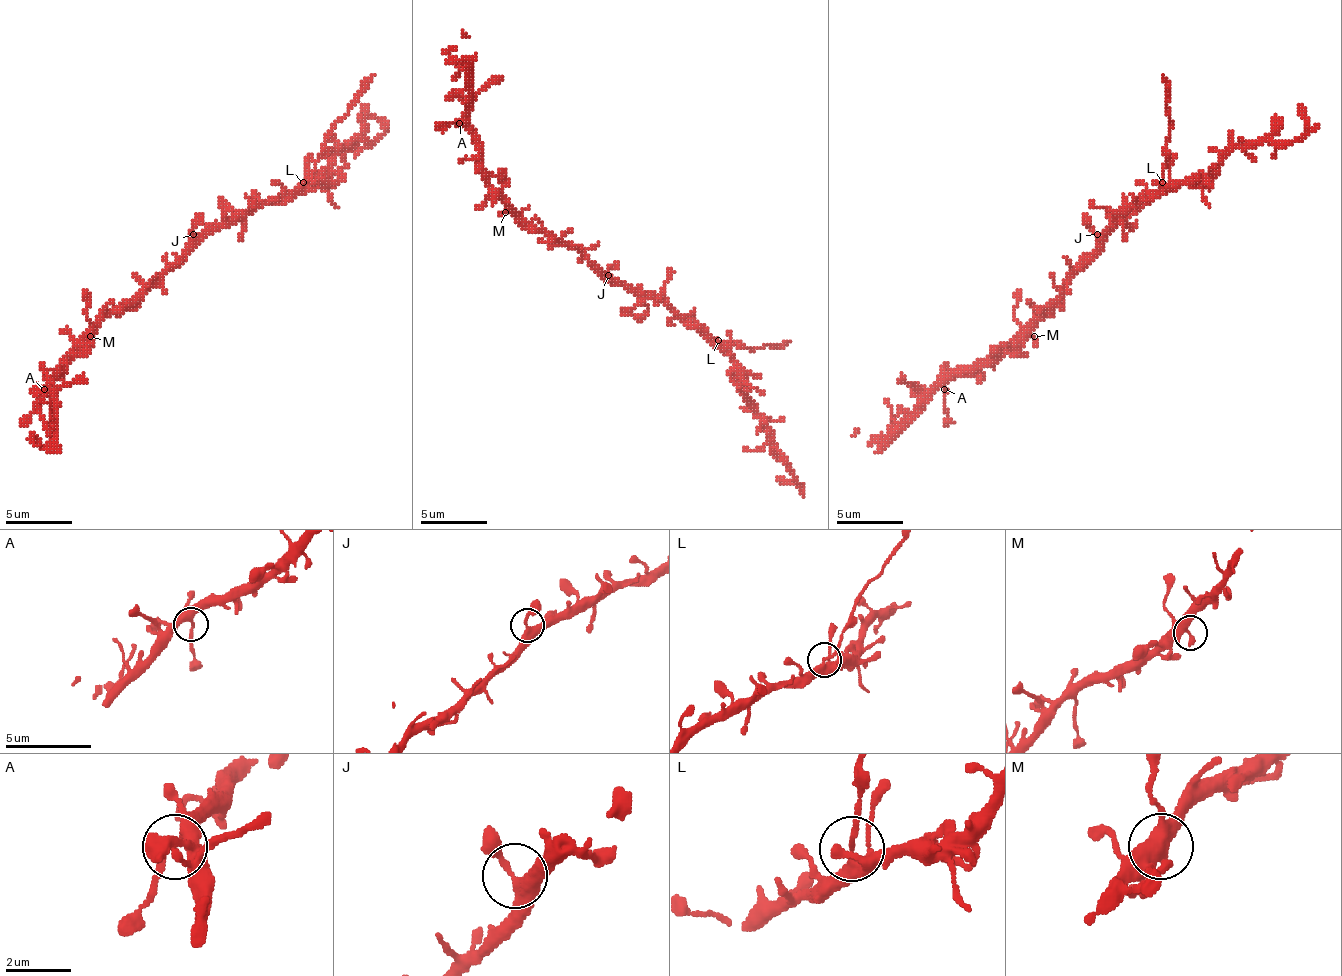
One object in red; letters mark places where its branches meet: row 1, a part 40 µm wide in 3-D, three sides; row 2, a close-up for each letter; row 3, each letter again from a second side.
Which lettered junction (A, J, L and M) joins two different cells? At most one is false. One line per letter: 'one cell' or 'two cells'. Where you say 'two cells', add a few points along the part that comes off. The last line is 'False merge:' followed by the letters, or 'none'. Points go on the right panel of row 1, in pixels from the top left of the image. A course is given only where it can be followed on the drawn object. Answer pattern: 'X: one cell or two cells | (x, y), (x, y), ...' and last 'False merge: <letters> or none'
A: one cell
J: one cell
L: two cells | (1163, 181), (1169, 134), (1163, 75)
M: one cell
False merge: L

